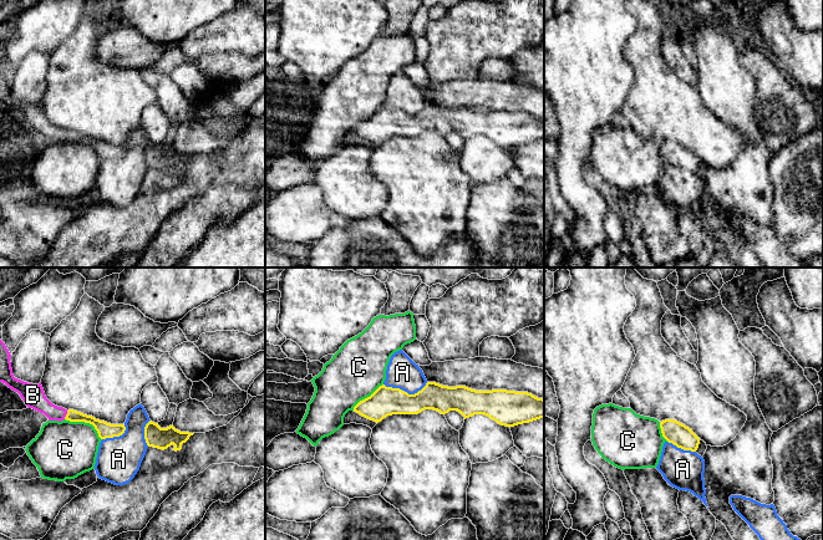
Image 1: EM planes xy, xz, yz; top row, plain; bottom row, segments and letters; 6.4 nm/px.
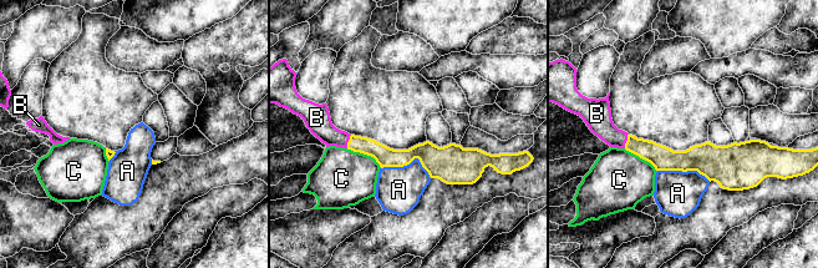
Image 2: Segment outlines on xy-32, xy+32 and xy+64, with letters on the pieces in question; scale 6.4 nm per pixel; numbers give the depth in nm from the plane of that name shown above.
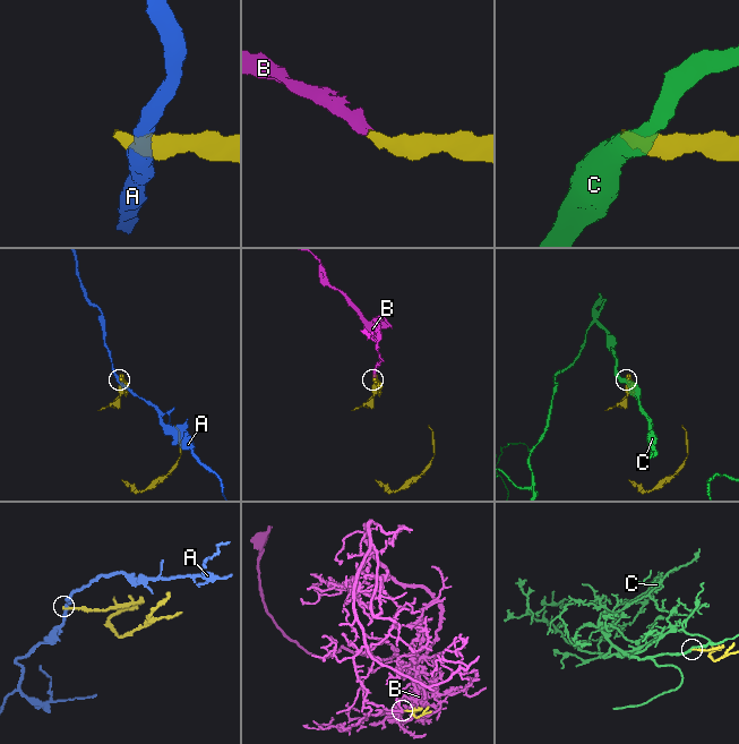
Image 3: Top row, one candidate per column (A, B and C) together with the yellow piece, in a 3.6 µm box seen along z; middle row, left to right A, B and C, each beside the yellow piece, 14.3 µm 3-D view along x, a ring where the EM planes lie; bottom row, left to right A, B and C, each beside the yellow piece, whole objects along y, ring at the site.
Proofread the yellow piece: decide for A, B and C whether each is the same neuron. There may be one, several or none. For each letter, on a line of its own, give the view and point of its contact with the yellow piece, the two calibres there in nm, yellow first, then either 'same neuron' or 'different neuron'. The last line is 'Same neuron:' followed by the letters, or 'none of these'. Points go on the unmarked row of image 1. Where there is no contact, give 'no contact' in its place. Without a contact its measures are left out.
A: meets yellow in xz at (405, 113); 190 nm thick on the yellow side, 200 nm on the other; different neuron
B: meets yellow in xy at (66, 136); 90 nm thick on the yellow side, 140 nm on the other; same neuron
C: meets yellow in xy at (86, 143); 100 nm thick on the yellow side, 380 nm on the other; different neuron
Same neuron: B

